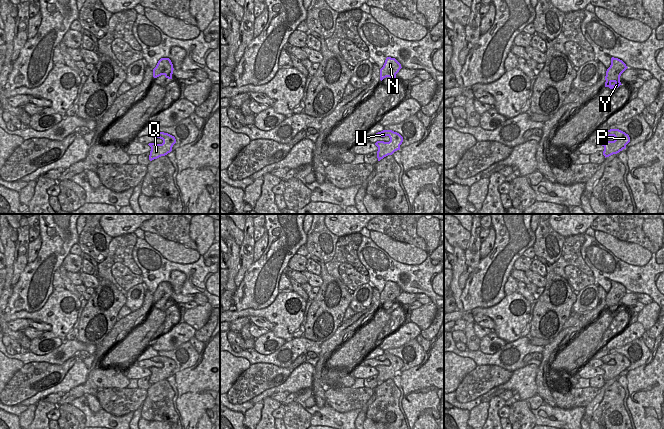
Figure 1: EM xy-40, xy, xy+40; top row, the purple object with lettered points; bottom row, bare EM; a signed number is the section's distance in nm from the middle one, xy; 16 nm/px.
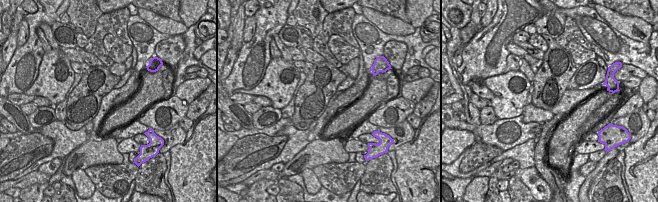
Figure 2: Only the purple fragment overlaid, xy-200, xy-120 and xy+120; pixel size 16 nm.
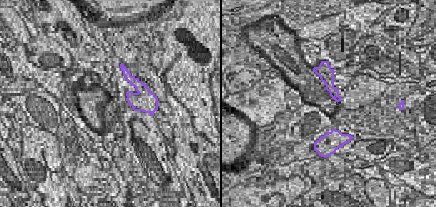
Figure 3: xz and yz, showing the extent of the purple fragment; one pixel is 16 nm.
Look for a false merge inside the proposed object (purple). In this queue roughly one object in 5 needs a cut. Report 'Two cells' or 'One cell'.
One cell.

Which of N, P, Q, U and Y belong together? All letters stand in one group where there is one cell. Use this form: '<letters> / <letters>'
N P Q U Y

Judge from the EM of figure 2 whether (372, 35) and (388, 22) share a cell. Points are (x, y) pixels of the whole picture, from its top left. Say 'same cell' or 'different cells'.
different cells

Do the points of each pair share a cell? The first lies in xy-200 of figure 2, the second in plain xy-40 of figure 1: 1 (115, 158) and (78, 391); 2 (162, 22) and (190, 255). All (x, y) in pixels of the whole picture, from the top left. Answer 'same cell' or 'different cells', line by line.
1: same cell
2: same cell

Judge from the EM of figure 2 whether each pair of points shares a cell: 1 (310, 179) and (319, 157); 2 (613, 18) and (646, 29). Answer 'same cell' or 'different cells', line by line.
1: different cells
2: same cell

